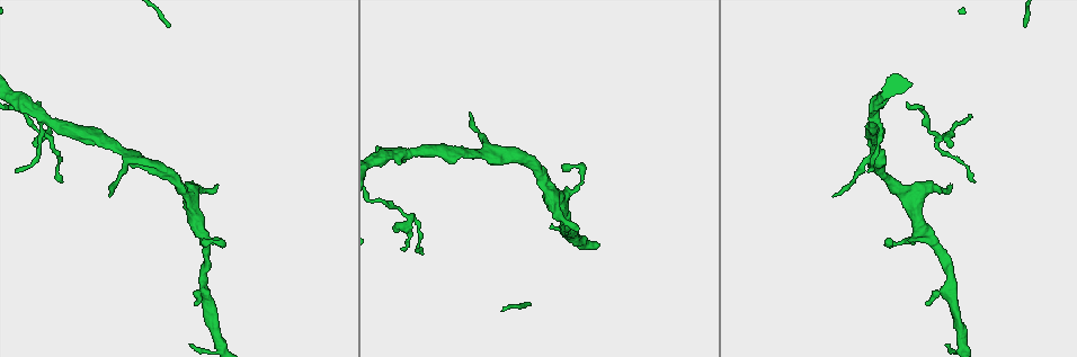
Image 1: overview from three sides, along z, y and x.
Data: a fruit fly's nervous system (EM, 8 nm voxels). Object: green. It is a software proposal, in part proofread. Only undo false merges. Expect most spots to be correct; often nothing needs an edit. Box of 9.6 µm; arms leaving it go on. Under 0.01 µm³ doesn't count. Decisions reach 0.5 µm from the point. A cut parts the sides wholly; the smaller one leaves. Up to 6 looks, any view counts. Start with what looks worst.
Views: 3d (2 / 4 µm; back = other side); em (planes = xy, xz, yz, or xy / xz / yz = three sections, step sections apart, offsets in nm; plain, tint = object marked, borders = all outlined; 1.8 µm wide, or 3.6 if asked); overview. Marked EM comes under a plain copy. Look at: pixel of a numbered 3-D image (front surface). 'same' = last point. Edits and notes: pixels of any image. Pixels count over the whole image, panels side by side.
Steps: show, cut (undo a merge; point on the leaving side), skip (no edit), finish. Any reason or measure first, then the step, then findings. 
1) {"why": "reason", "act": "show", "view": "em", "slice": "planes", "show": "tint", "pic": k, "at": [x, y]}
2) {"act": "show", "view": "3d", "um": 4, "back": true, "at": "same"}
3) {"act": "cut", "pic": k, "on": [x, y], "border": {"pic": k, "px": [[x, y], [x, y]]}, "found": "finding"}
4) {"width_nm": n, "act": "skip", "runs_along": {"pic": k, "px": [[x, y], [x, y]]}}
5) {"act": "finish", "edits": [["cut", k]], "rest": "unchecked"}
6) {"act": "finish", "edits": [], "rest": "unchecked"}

{"why": "narrows sharply", "act": "show", "view": "3d", "um": 2, "back": true, "pic": 1, "at": [410, 221]}

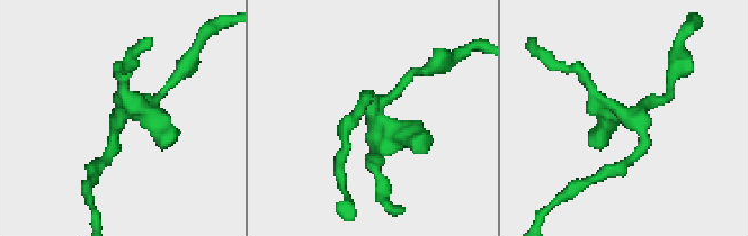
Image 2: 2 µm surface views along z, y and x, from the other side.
{"act": "show", "view": "em", "slice": "yz", "step": 8, "show": "tint", "pic": 2, "at": [625, 112]}

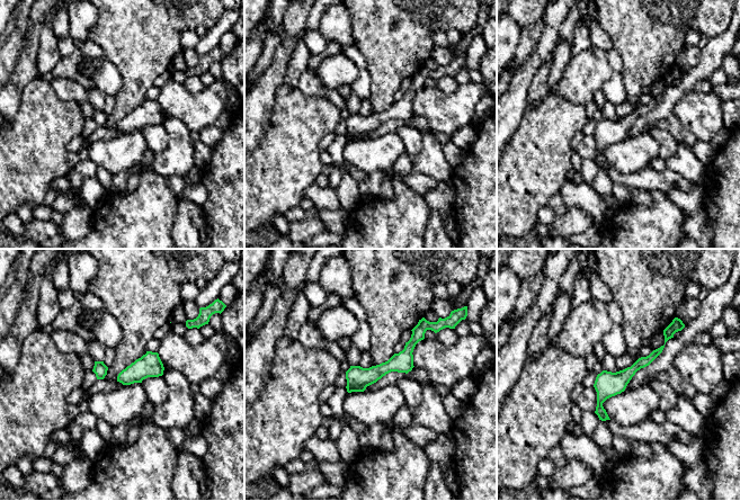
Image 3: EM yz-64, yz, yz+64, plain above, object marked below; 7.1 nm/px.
{"act": "skip", "runs_along": {"pic": 3, "px": [[671, 330], [649, 359], [600, 399], [602, 417]]}, "found": "all the same neuron"}

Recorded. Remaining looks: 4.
{"why": "a fork", "act": "show", "view": "em", "slice": "yz", "step": 4, "show": "tint", "pic": 1, "at": [952, 287]}

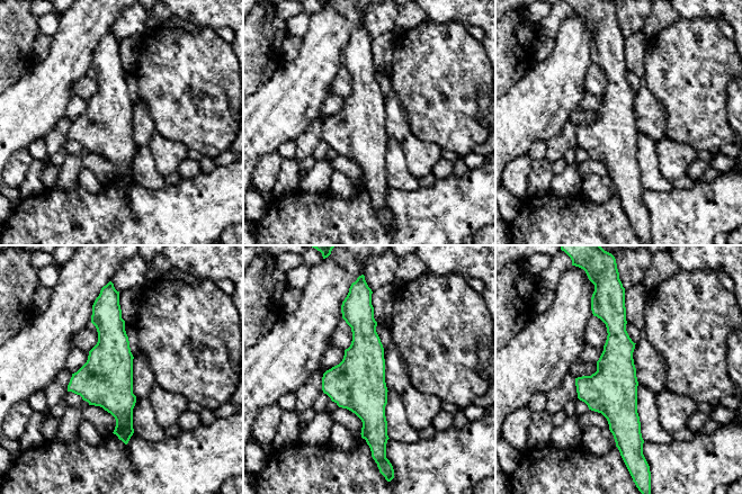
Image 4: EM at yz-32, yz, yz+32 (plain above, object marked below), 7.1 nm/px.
{"act": "show", "view": "em", "slice": "planes", "show": "tint", "at": "same"}

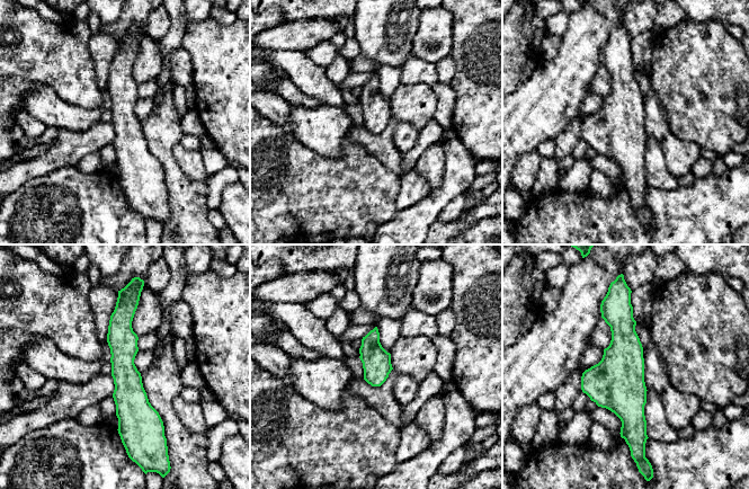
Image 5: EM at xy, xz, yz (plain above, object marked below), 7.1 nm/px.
{"width_nm": 200, "act": "skip", "found": "all the same neuron"}

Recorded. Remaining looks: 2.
{"why": "sharp bend", "act": "show", "view": "em", "um": 3.6, "slice": "planes", "show": "tint", "pic": 1, "at": [899, 243]}

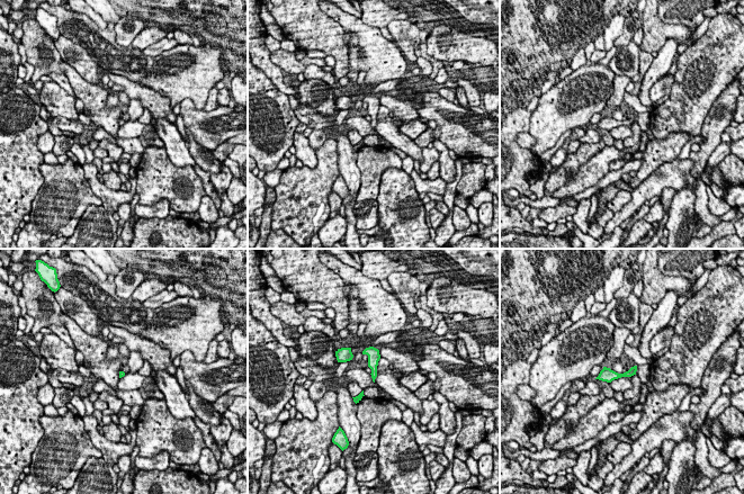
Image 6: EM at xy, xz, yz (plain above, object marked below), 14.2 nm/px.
{"act": "skip", "found": "all the same neuron"}

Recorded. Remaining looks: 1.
{"act": "finish", "edits": [], "rest": "unchecked"}

